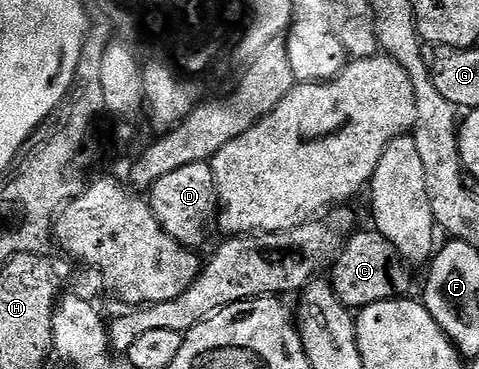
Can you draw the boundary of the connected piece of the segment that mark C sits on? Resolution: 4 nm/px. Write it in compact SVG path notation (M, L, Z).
M368 227L365 233L356 233L347 238L344 247L330 266L330 280L334 295L346 308L353 311L365 309L367 305L394 301L409 296L412 289L412 273L409 262L375 228Z

